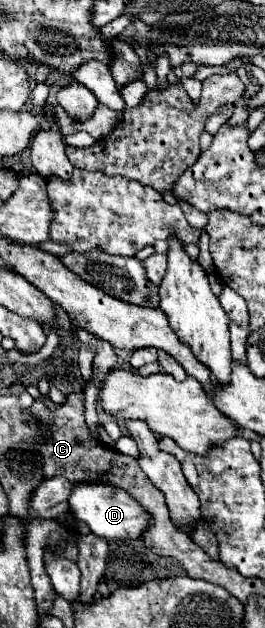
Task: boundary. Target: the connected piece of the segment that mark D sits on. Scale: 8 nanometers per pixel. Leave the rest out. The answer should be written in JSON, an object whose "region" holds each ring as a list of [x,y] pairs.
{"region":[[[78,483],[74,485],[70,499],[68,499],[70,513],[86,523],[90,531],[102,539],[136,539],[142,535],[146,525],[150,525],[150,519],[146,517],[146,511],[120,487],[114,487],[110,483]]]}

